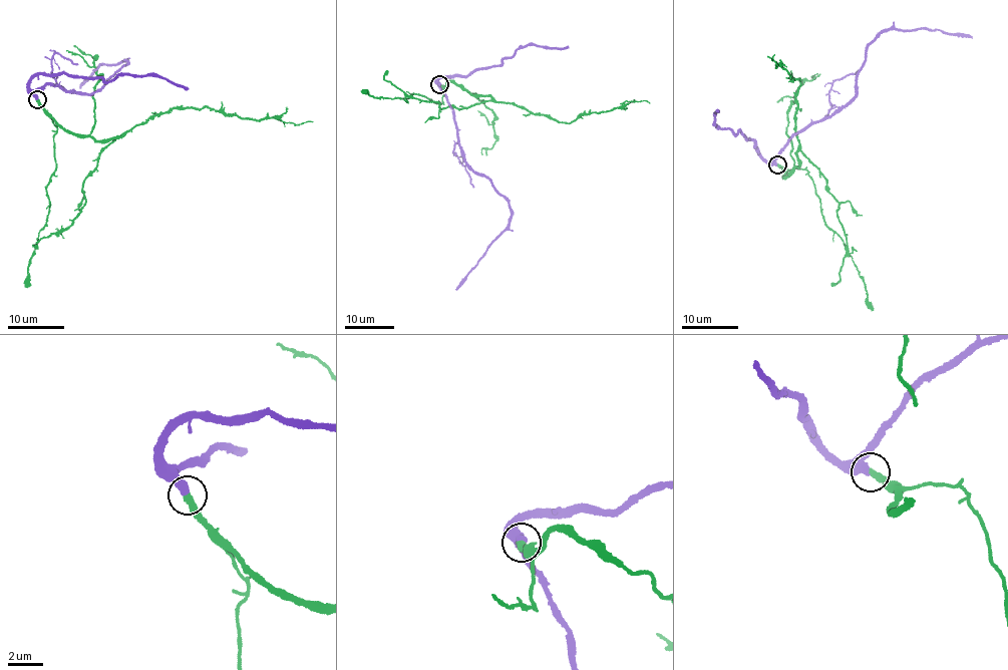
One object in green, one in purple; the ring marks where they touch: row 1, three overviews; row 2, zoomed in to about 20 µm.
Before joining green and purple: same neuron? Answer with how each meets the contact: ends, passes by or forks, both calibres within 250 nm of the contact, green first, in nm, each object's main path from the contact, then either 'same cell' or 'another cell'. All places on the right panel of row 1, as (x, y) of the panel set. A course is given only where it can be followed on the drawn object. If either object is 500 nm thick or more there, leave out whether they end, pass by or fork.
green ends there; purple ends there; 320 nm thick on the green side, 440 nm on the other; green runs (776, 164), (784, 178), (799, 164), (793, 118), (799, 79), (791, 79), (780, 64), (775, 67), (774, 54); purple runs (776, 164), (774, 160), (791, 136), (848, 105), (869, 46), (880, 33), (923, 27), (972, 36); same cell

